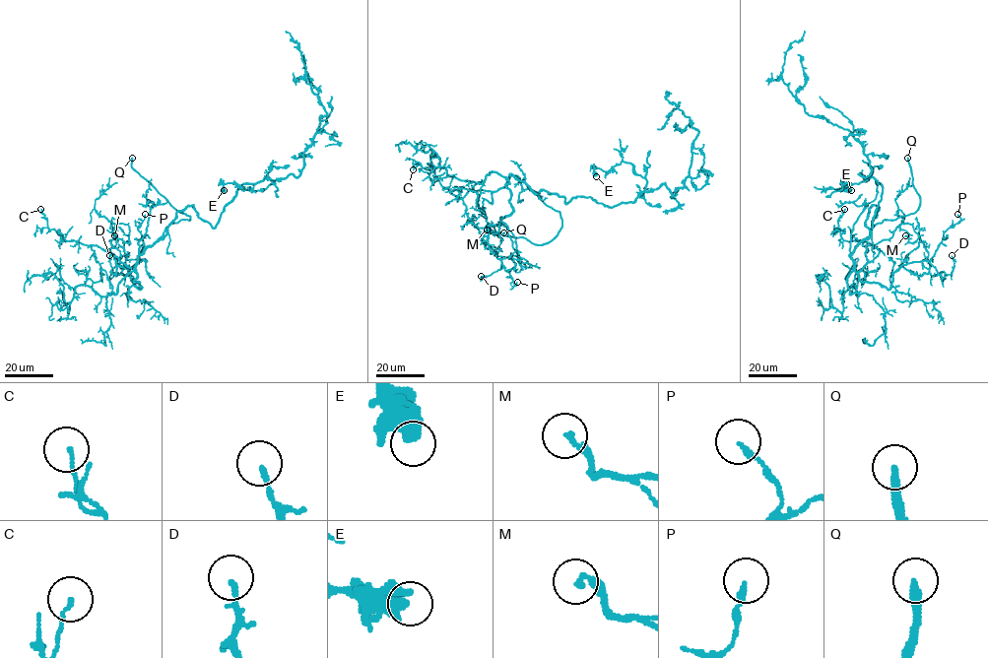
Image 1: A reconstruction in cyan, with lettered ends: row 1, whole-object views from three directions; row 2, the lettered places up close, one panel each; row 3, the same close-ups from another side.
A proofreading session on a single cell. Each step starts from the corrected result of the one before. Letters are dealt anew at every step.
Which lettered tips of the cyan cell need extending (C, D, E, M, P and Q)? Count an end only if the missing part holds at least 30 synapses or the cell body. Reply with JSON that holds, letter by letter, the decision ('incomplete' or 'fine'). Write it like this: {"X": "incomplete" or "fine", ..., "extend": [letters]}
{"C": "fine", "D": "fine", "E": "fine", "M": "fine", "P": "fine", "Q": "incomplete", "extend": ["Q"]}

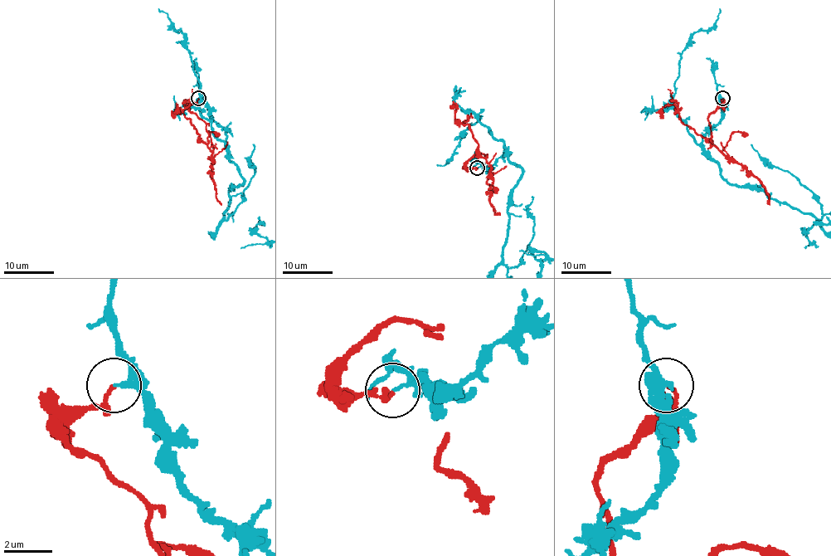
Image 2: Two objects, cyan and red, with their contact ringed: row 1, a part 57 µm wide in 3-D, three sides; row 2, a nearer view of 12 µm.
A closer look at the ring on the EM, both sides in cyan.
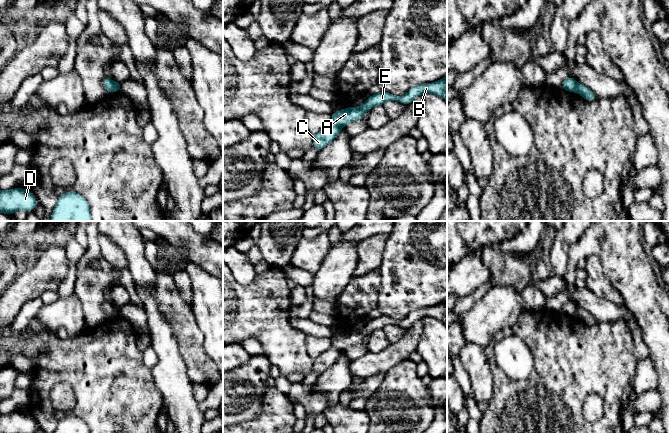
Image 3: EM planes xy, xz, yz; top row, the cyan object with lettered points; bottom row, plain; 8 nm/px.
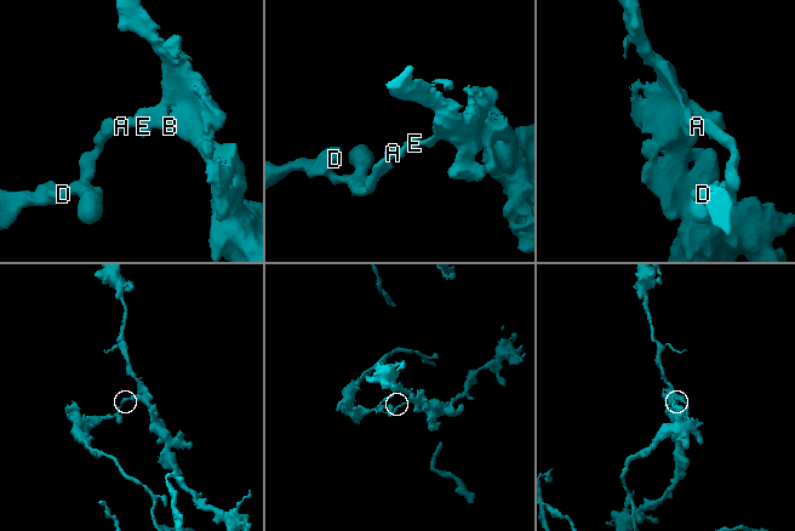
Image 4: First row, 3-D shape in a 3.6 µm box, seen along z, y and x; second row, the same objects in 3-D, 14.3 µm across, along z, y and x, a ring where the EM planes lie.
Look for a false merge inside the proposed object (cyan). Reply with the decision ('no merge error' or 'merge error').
merge error

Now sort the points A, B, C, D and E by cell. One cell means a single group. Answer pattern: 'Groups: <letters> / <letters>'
Groups: A B E / C D

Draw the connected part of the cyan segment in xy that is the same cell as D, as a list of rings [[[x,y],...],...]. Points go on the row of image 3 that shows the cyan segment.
[[[23,188],[0,190],[0,213],[13,214],[18,210],[32,212],[37,204],[37,199],[30,190]]]

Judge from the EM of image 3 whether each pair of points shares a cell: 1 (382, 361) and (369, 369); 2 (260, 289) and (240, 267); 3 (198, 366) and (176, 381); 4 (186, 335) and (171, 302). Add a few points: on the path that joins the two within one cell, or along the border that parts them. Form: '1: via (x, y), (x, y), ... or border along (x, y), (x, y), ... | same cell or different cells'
1: via (379, 362), (372, 366) | same cell
2: border along (233, 275), (243, 284), (248, 284), (256, 275) | different cells
3: border along (179, 351), (186, 366), (187, 376), (193, 382) | different cells
4: via (185, 327), (176, 310) | same cell

